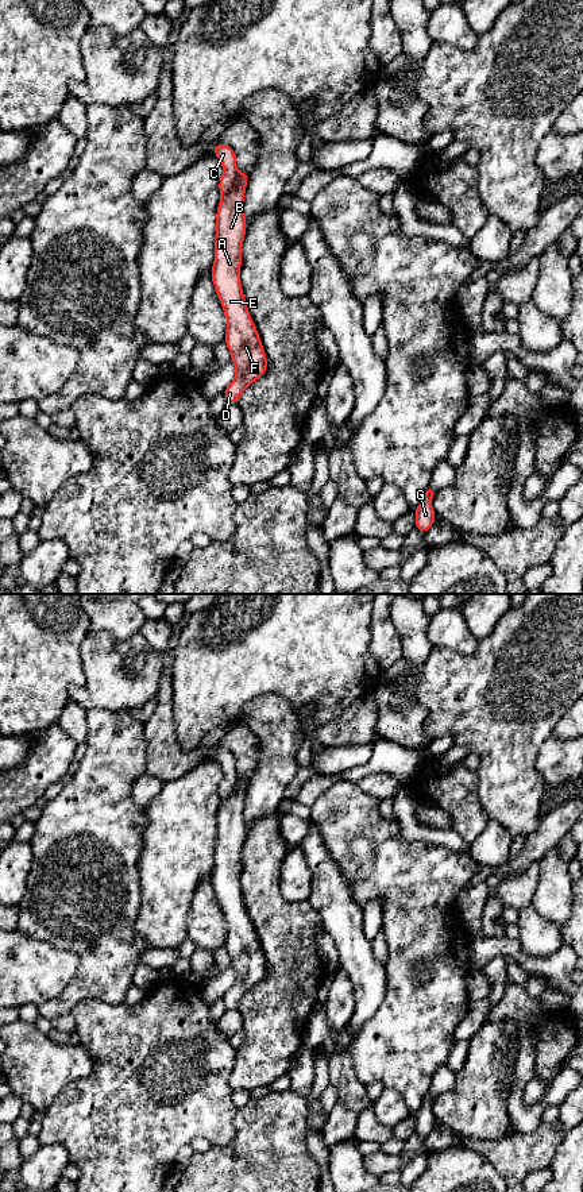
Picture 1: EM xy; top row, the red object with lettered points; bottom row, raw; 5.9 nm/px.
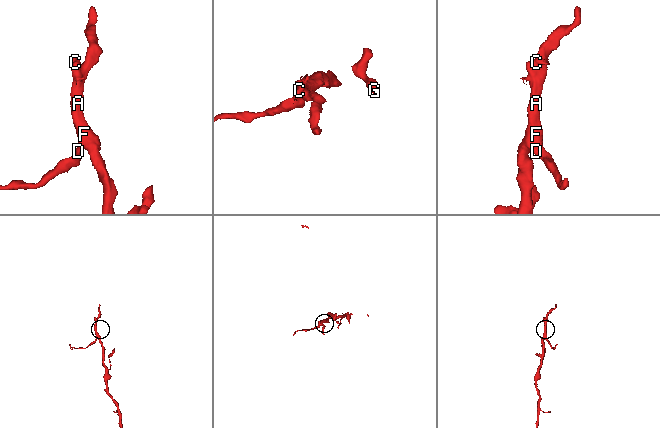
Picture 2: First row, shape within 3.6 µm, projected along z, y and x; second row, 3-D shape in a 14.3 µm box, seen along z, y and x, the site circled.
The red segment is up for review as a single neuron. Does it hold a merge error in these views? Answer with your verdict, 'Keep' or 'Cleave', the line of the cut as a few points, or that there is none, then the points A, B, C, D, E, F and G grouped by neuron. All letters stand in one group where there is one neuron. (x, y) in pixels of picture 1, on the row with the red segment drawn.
Cleave. Split along xy (239, 173), (234, 186), (221, 197). Groups: A B D E F G / C

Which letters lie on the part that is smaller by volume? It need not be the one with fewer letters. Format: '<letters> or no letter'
C

